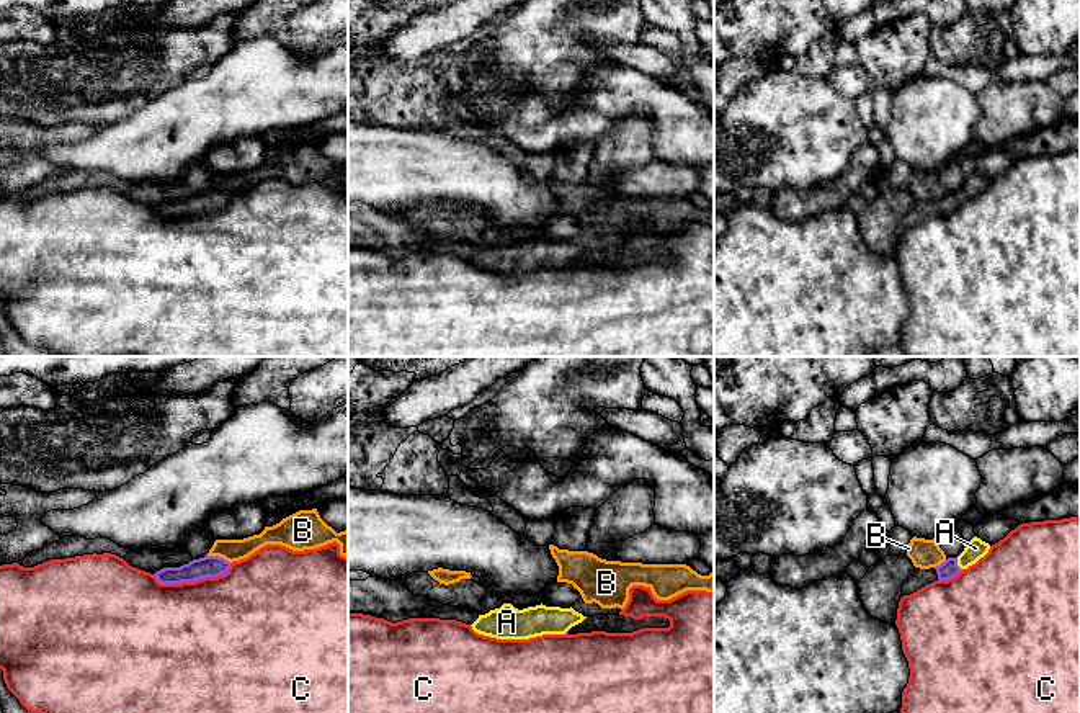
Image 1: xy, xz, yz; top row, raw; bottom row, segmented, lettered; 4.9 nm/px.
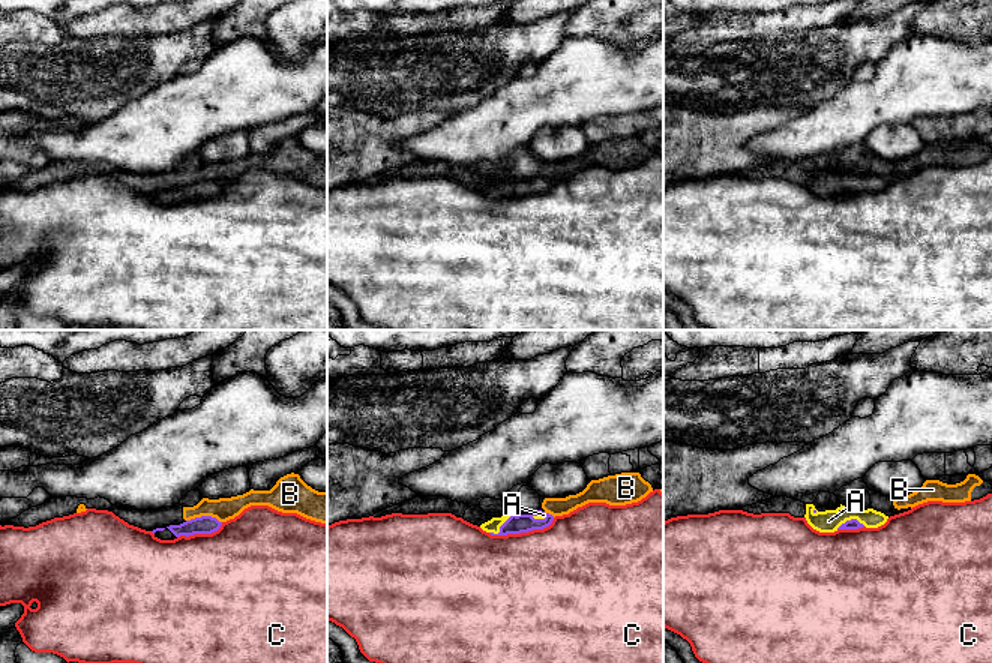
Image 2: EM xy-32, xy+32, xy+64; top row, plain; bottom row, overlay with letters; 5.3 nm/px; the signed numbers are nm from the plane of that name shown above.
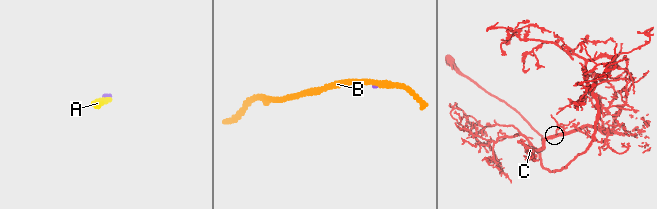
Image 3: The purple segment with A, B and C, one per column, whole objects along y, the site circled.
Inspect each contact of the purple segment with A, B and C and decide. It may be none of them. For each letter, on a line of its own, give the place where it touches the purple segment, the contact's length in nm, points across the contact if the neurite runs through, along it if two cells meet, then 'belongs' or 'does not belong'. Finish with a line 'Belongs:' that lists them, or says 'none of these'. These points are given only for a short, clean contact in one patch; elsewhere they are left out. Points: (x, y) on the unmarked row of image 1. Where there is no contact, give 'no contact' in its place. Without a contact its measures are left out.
A: contact yz (956, 198); length 70 nm; way yz (948, 203), (956, 198), (976, 182); belongs
B: contact xy (218, 190); length 130 nm; border xy (206, 188), (216, 188), (229, 197); does not belong
C: contact xy (193, 215); length 400 nm; border xy (231, 197), (221, 208), (193, 215), (160, 216), (152, 208); does not belong
Belongs: A

